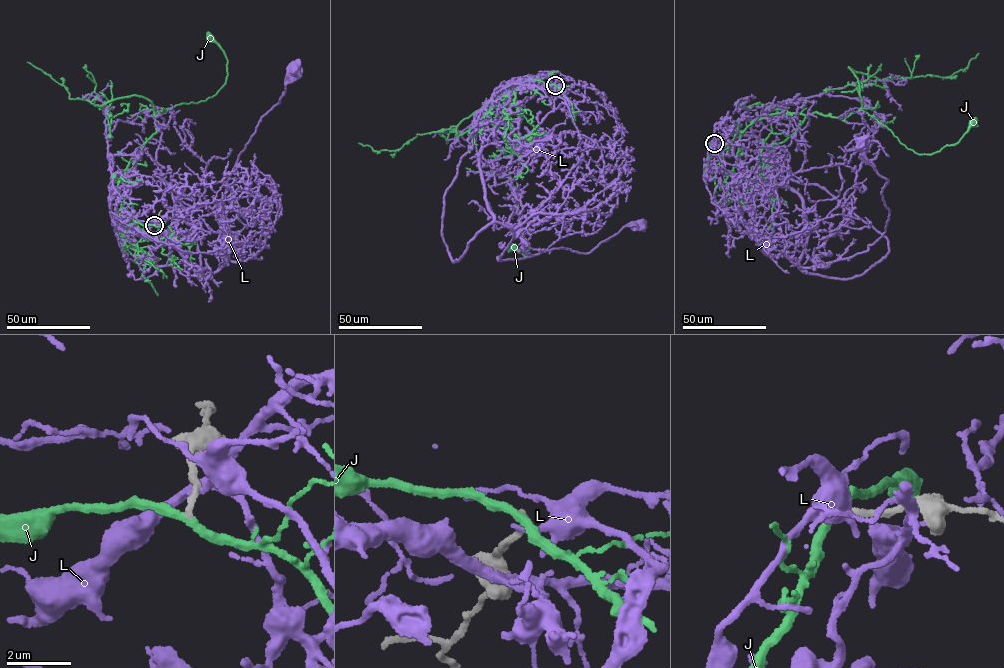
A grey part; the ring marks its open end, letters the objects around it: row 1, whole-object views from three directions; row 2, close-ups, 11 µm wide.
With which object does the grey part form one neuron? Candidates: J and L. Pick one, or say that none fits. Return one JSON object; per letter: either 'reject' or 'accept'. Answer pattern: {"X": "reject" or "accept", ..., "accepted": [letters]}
{"J": "reject", "L": "reject", "accepted": []}

